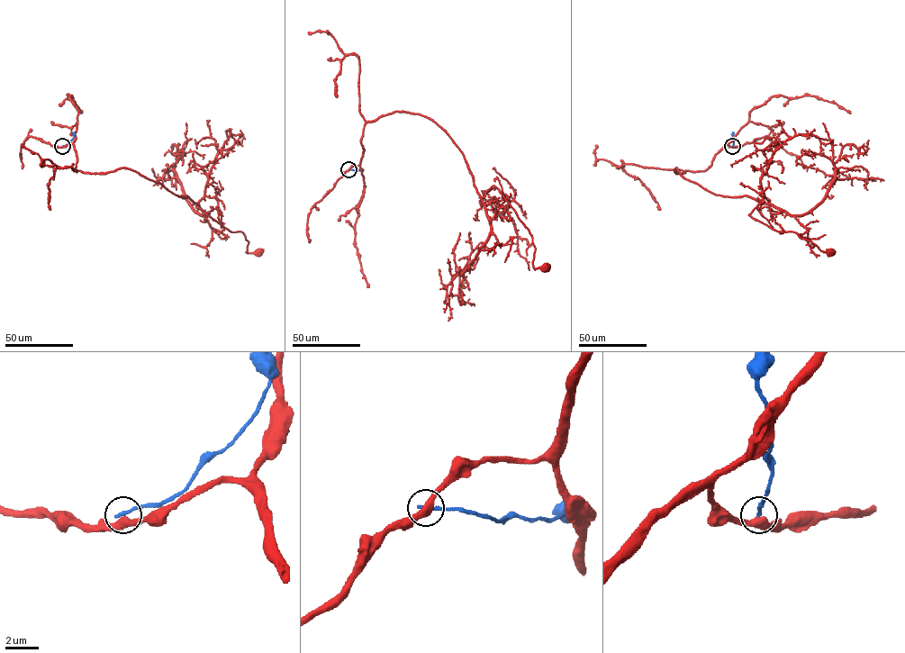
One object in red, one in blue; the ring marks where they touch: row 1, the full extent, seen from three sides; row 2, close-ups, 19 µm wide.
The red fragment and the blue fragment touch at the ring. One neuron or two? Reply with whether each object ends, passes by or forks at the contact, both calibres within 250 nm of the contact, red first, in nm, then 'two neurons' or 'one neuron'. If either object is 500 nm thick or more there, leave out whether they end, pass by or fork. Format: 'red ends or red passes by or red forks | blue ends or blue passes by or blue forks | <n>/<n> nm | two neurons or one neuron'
red passes by | blue ends | 440/240 nm | two neurons

